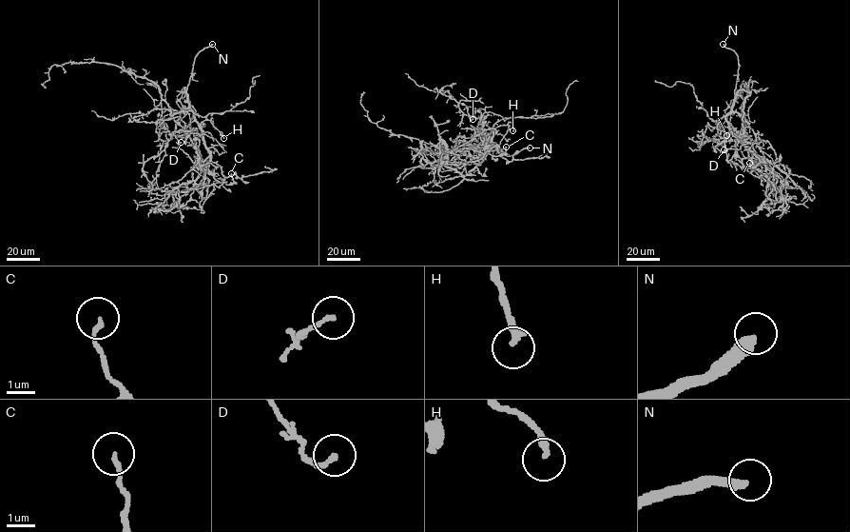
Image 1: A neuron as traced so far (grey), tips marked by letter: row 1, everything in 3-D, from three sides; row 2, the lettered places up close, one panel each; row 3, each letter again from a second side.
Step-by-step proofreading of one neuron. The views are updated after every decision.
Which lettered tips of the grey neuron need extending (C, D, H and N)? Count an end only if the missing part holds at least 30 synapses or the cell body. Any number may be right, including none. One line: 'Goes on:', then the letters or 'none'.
Goes on: N

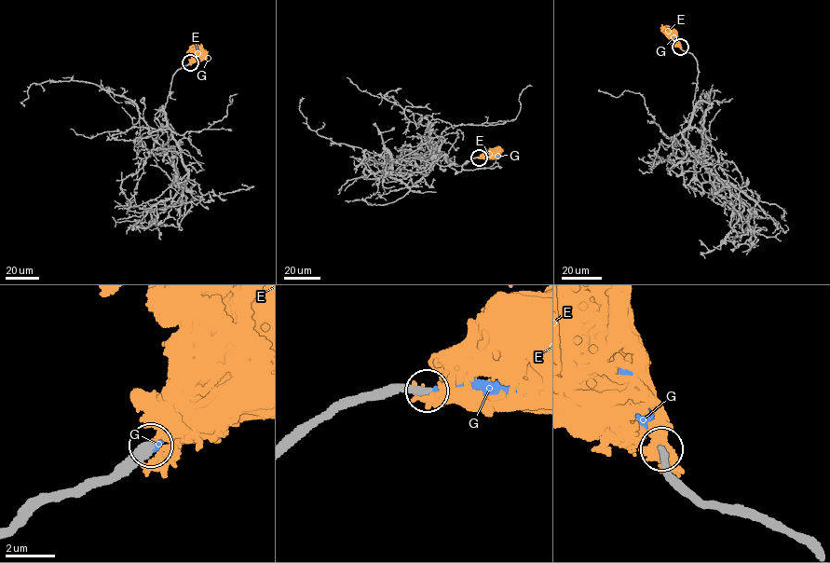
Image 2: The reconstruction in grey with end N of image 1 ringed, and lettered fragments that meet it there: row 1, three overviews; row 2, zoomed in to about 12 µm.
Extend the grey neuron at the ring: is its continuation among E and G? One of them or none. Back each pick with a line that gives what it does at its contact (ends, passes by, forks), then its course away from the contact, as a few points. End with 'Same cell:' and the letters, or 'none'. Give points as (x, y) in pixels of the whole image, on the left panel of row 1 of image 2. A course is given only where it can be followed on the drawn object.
G: it ends | via (190, 62), (207, 58)
Same cell: G

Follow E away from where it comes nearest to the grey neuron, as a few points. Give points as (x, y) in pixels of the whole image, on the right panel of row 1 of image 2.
E: (680, 48), (672, 34)

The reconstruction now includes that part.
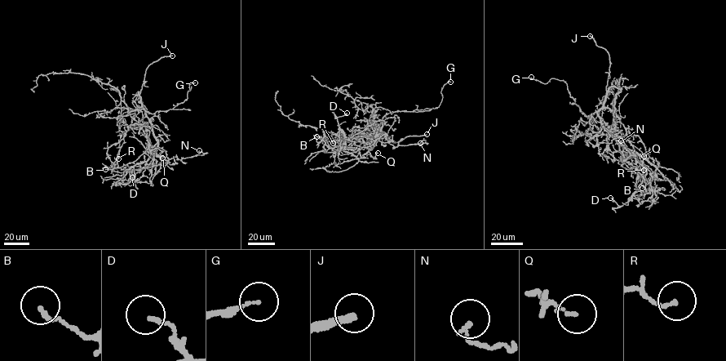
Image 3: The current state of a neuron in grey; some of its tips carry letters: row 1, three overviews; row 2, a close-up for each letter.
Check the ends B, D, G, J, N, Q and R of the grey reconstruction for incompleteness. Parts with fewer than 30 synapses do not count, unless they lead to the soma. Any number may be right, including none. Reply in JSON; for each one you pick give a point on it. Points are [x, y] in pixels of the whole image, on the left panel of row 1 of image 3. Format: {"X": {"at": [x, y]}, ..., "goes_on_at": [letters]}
{"J": {"at": [172, 55]}, "goes_on_at": ["J"]}

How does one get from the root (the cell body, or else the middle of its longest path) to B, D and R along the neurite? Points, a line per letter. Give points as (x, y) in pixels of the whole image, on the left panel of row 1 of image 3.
B: (140, 107), (136, 109), (122, 138), (108, 149), (108, 157), (113, 162), (117, 158), (118, 167), (105, 169)
D: (140, 107), (144, 110), (158, 144), (149, 164), (129, 171), (133, 180), (129, 179), (126, 184), (132, 177)
R: (140, 107), (136, 109), (122, 138), (108, 149), (110, 160), (113, 162), (118, 158)

